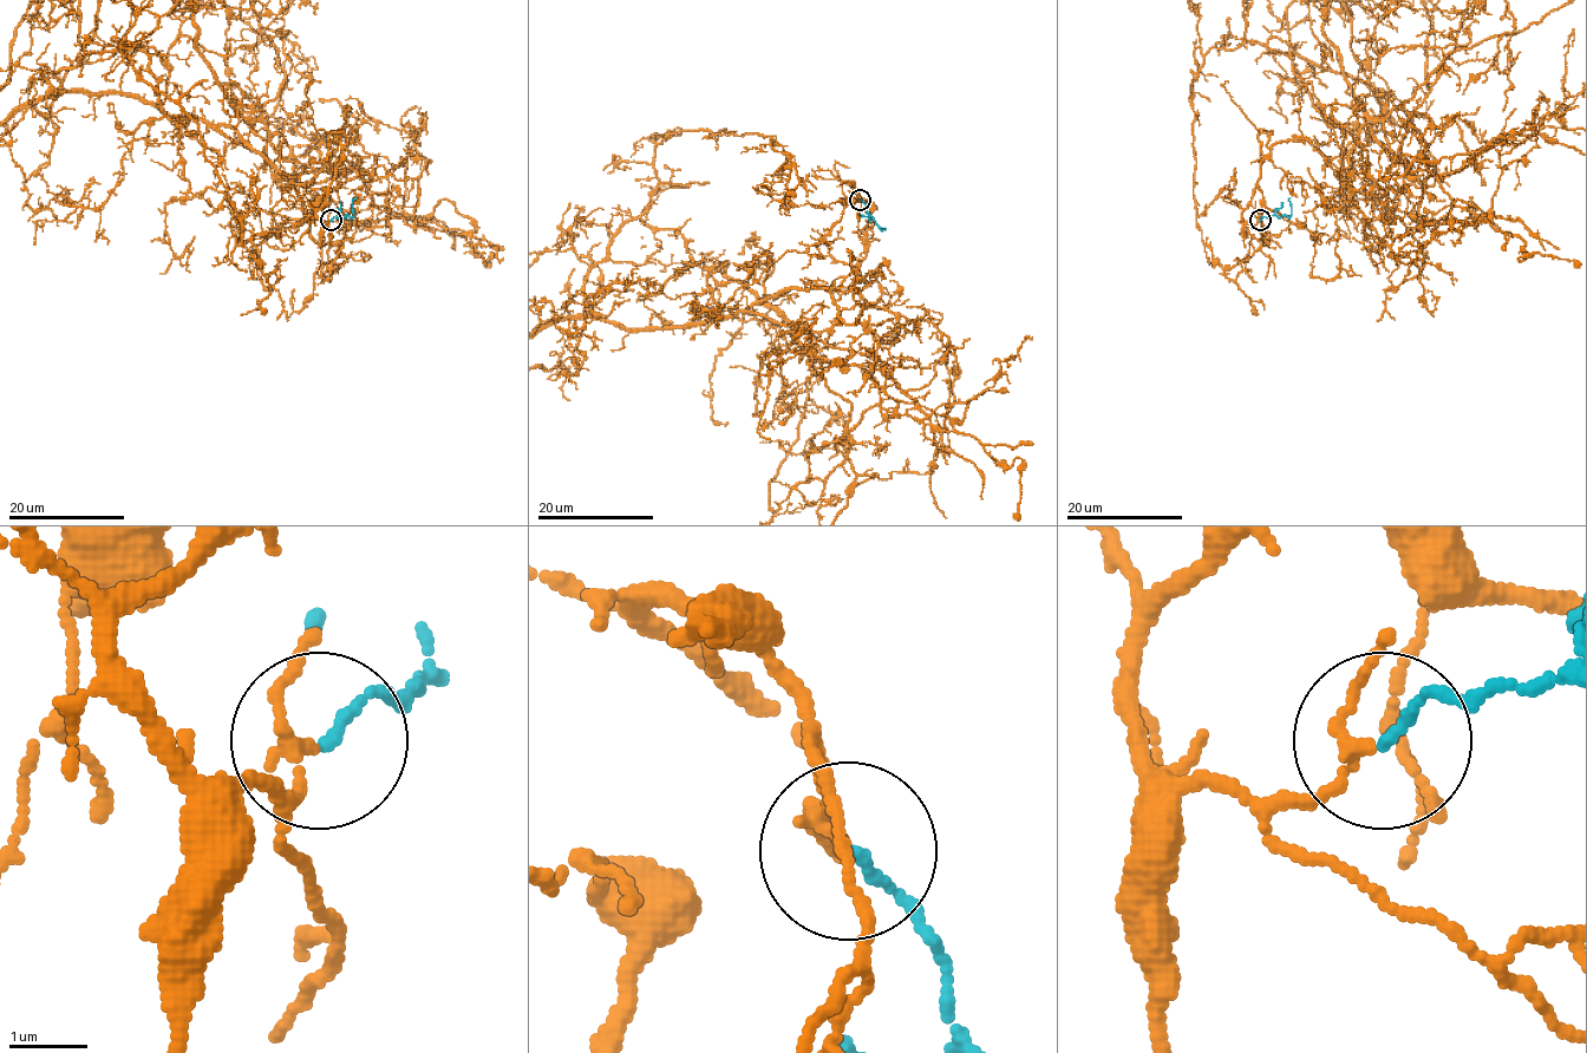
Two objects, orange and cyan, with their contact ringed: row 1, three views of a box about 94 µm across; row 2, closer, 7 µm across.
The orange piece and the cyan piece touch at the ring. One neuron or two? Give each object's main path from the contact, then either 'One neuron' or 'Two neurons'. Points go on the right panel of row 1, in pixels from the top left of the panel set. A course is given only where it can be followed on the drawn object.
Course of cyan: (1260, 220), (1268, 215), (1290, 217), (1290, 198). One neuron

